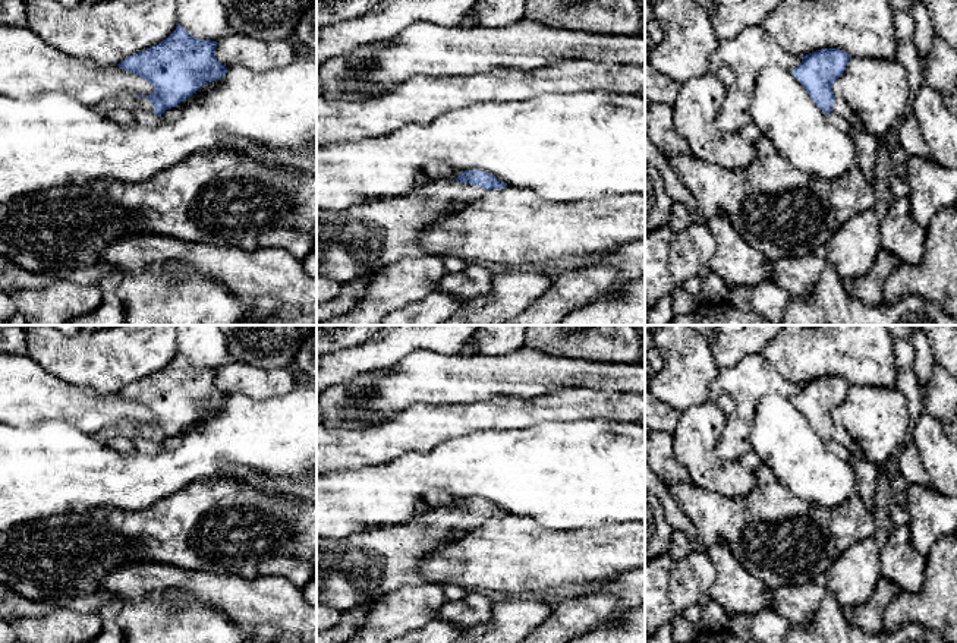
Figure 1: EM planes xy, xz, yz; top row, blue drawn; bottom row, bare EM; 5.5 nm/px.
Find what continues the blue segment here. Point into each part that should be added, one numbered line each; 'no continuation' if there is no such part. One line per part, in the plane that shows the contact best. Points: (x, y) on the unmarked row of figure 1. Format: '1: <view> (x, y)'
1: xz (364, 567)

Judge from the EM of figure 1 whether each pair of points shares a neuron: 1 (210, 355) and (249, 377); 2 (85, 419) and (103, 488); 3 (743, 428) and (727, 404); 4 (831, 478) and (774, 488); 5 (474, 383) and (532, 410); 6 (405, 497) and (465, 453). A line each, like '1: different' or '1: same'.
1: different
2: different
3: different
4: different
5: different
6: same

